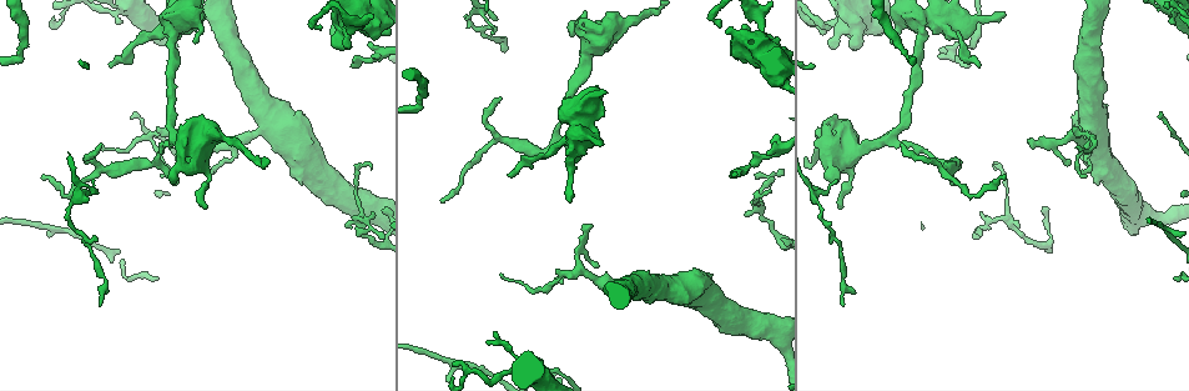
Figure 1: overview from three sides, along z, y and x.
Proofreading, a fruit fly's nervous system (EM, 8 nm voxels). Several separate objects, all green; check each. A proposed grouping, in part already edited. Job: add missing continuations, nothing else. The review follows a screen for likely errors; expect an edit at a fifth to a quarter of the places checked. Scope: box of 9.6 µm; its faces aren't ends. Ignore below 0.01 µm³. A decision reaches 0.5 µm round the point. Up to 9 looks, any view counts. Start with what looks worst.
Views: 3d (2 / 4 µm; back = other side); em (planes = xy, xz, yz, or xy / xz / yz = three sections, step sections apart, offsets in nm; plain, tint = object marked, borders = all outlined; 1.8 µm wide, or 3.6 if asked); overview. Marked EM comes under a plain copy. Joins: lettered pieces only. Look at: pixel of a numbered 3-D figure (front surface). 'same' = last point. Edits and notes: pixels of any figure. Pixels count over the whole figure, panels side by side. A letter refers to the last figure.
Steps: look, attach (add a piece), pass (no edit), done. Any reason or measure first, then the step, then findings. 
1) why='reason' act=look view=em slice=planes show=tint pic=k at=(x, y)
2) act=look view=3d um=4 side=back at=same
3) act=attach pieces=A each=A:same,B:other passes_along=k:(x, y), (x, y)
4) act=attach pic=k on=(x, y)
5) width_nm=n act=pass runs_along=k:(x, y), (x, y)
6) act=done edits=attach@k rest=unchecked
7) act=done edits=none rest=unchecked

why='sudden change in width' act=look view=em um=3.6 slice=planes show=tint pic=1 at=(925, 14)

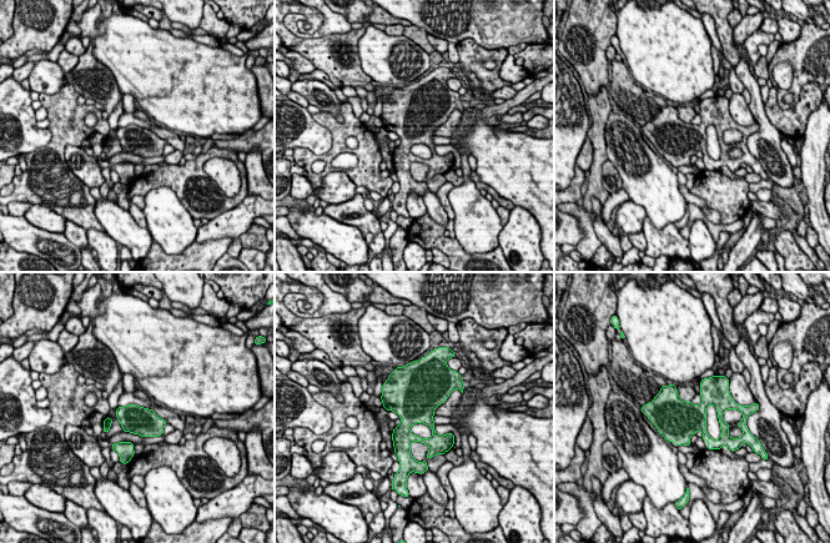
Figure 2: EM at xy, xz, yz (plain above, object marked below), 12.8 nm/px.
act=look view=em um=3.6 slice=planes show=borders at=same

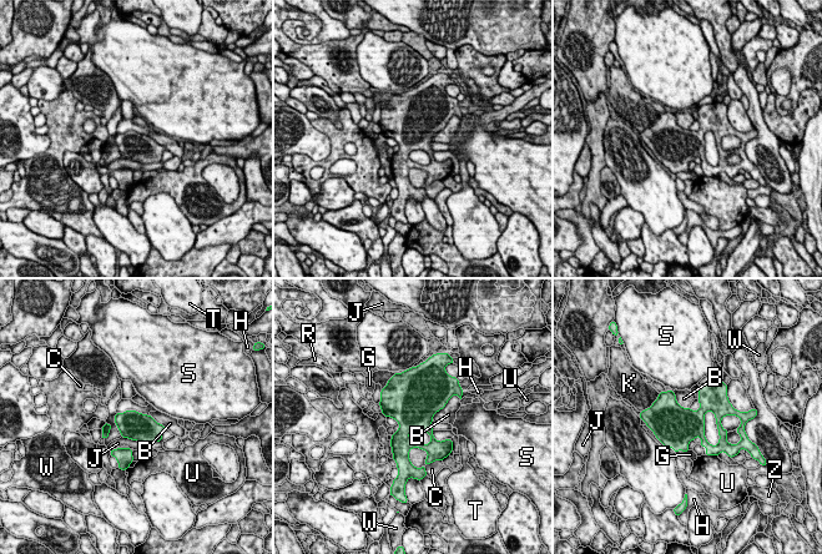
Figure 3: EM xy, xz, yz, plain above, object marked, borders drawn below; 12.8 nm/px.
width_nm=360 act=pass each=B:other,C:other,G:other,H:other,J:other,K:other,R:other,S:other,T:other,U:other,W:other,Z:other border=3:(450, 397), (432, 419) found='no lettered piece goes on from it'

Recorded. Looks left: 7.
why='long arm stops here' act=look view=3d um=2 pic=1 at=(965, 67)

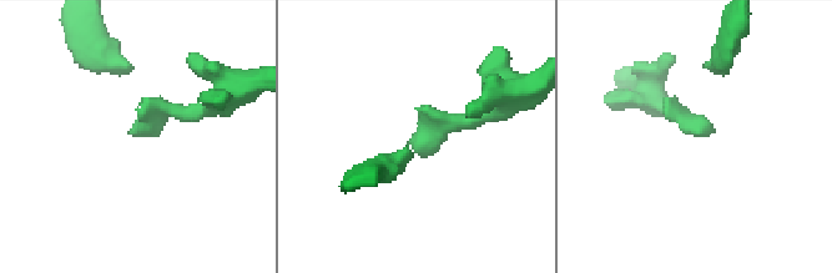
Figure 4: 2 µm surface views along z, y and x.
act=look view=em slice=yz step=4 show=borders pic=4 at=(409, 144)

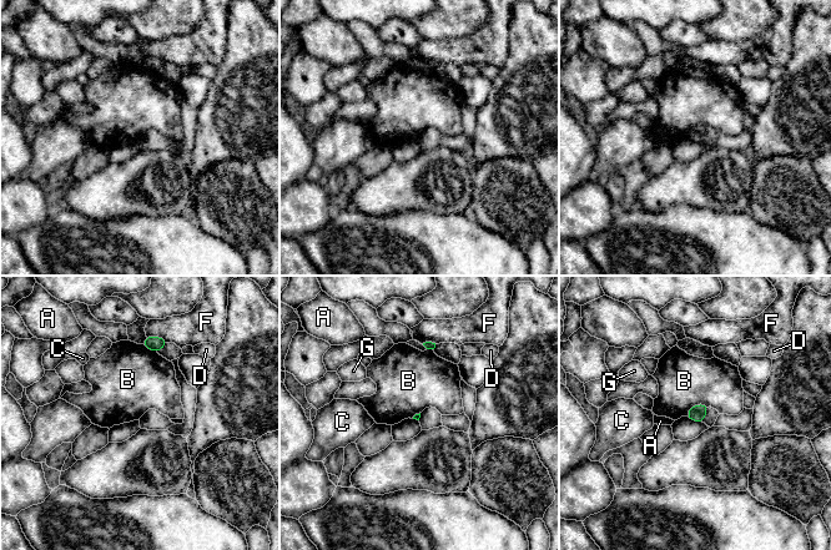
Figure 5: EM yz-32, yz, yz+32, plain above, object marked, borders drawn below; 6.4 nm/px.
act=pass each=A:other,B:other,C:other,D:other,F:other,G:other border=5:(708, 405), (695, 404), (685, 415) found='none of them fits'

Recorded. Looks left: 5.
why='tapers out' act=look view=em slice=xz step=4 show=tint pic=1 at=(501, 100)

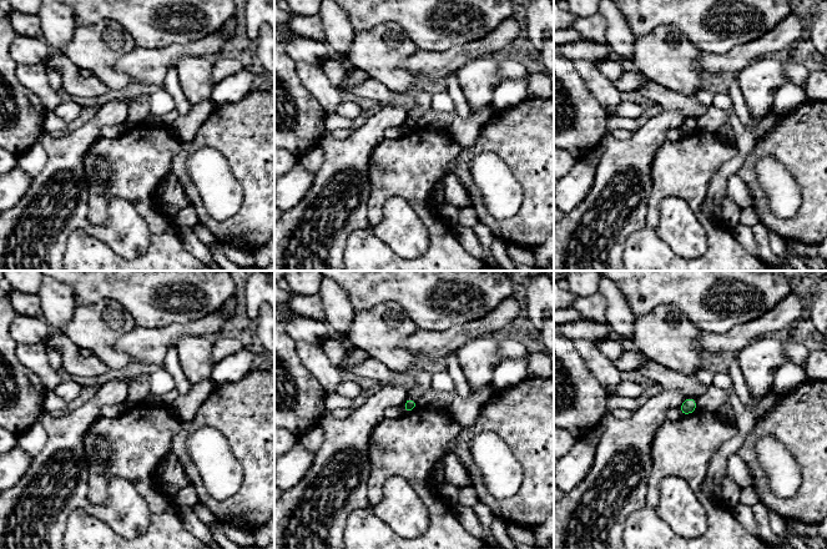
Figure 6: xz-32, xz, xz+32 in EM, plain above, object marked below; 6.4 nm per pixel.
why='another direction' act=look view=em slice=planes show=borders at=same

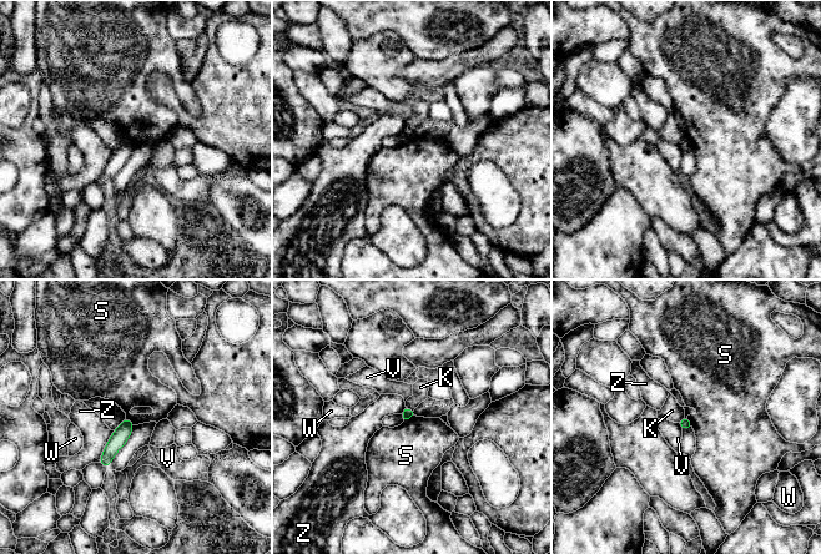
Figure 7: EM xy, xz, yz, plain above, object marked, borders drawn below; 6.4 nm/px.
act=pass each=K:other,S:other,V:other,W:other,Z:other found='no lettered piece goes on from it'

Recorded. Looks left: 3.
why='sharp bend' act=look view=3d um=4 pic=1 at=(765, 41)

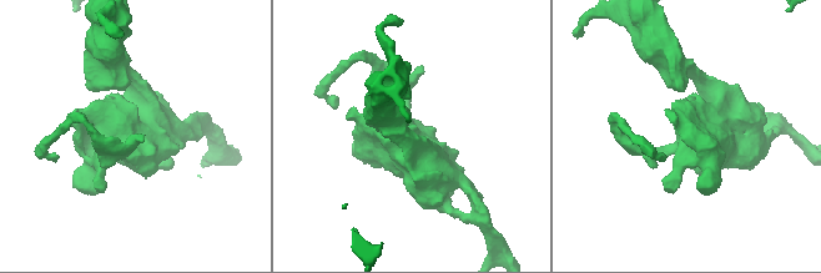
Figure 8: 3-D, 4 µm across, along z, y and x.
why='shape alone is not enough' act=look view=em um=3.6 slice=planes show=borders pic=8 at=(690, 148)

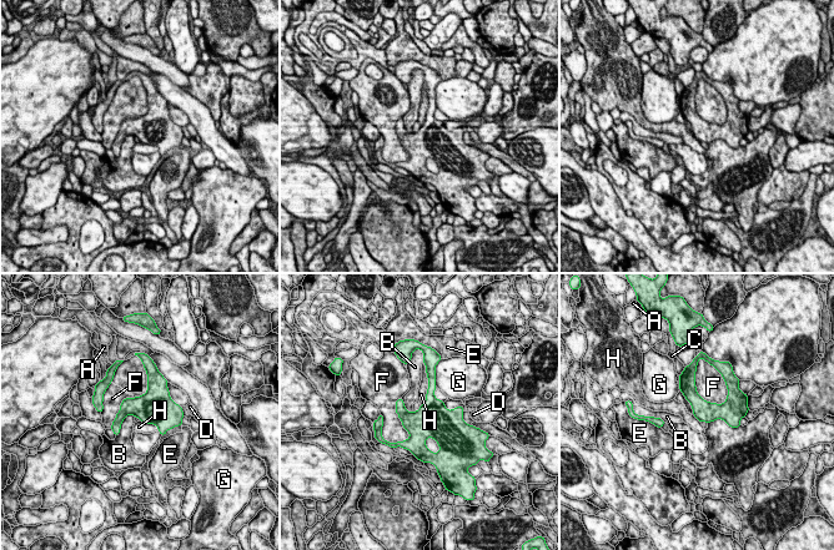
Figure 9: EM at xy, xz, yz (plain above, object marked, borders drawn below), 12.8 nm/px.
act=pass each=A:other,B:other,C:other,D:other,E:other,F:other,G:other,H:other runs_along=9:(682, 383), (708, 412), (735, 412) found='no lettered piece goes on from it'

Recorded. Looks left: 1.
act=done edits=none rest=unchecked

